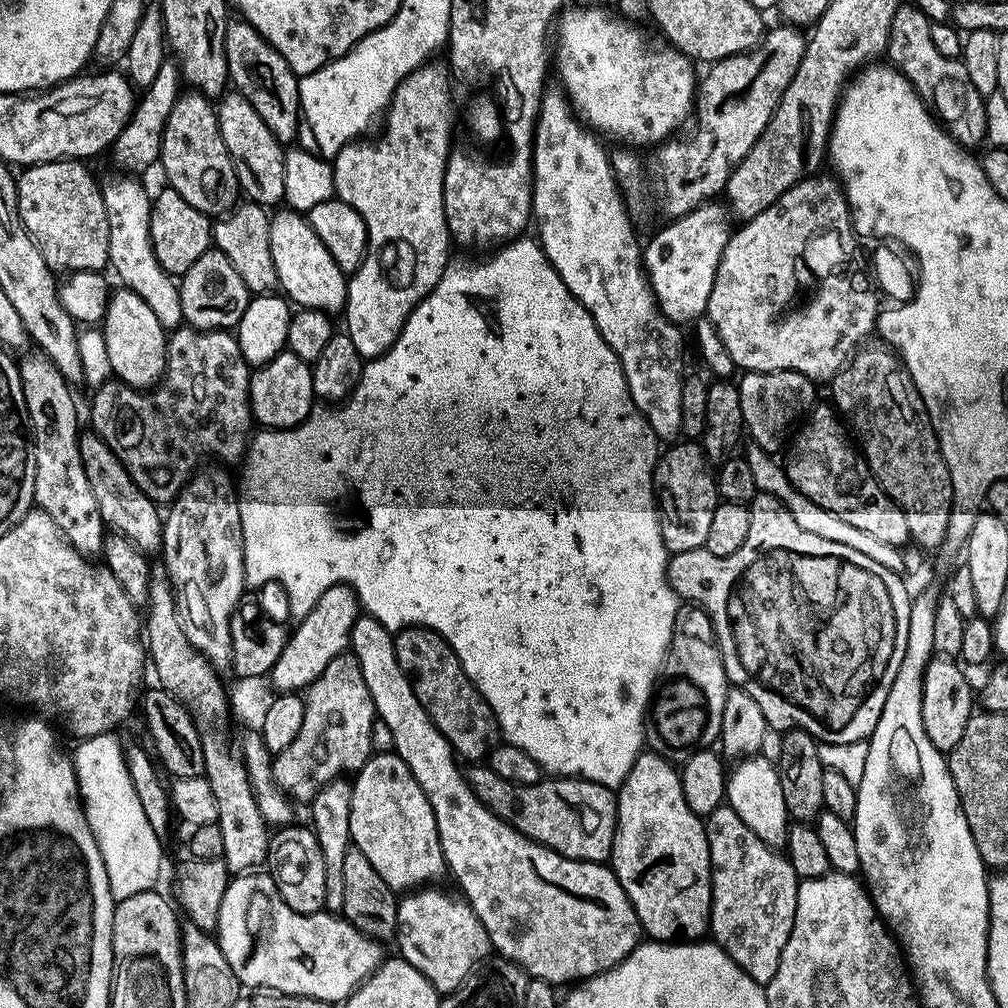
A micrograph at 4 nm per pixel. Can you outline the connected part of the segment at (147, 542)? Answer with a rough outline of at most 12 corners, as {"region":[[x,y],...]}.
{"region":[[78,438],[105,525],[145,554],[163,547],[157,503],[103,439]]}

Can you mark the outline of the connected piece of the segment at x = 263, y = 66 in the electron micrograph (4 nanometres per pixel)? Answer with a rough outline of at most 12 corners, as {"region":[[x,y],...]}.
{"region":[[243,18],[227,79],[281,145],[302,128],[292,67]]}

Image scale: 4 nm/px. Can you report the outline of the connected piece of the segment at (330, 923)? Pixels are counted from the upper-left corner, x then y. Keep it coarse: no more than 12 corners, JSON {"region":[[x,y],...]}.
{"region":[[233,875],[214,939],[245,989],[336,1006],[381,945]]}

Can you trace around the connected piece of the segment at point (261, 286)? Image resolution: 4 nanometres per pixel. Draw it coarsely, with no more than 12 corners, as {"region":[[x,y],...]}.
{"region":[[237,203],[212,244],[249,293],[277,291],[270,212]]}

